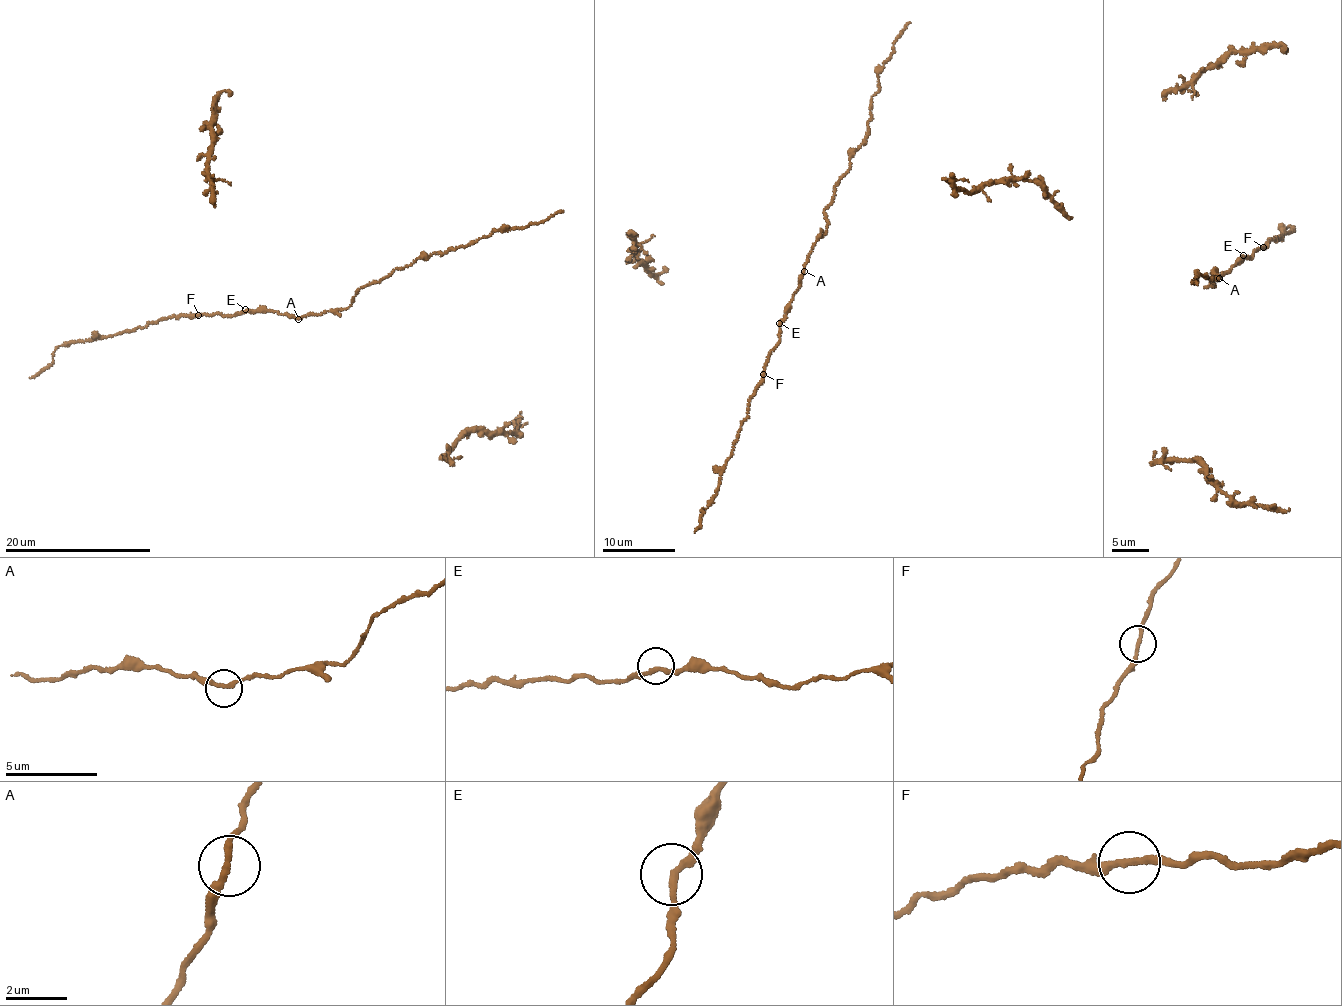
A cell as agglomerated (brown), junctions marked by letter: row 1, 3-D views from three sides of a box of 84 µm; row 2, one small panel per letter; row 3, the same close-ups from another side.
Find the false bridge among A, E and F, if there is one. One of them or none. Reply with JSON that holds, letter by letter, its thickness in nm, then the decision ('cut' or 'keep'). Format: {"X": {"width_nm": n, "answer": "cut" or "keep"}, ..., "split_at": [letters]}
{"A": {"width_nm": 200, "answer": "keep"}, "E": {"width_nm": 200, "answer": "keep"}, "F": {"width_nm": 200, "answer": "keep"}, "split_at": []}

